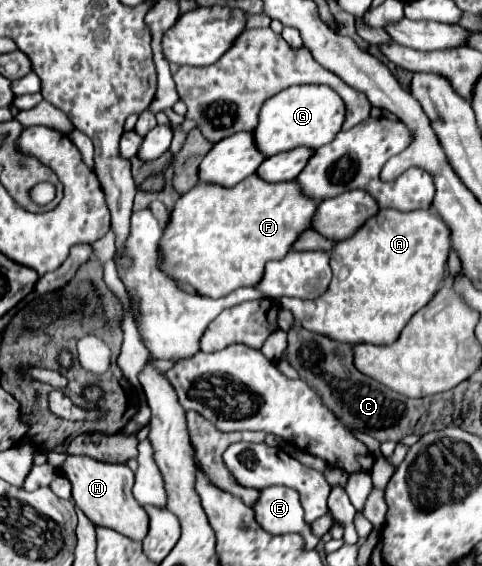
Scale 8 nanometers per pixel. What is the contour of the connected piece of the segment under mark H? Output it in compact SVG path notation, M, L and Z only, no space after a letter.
M68 456L60 474L72 484L72 500L98 526L118 530L134 540L144 540L148 534L148 514L132 496L134 472L126 464L106 464L88 456Z

